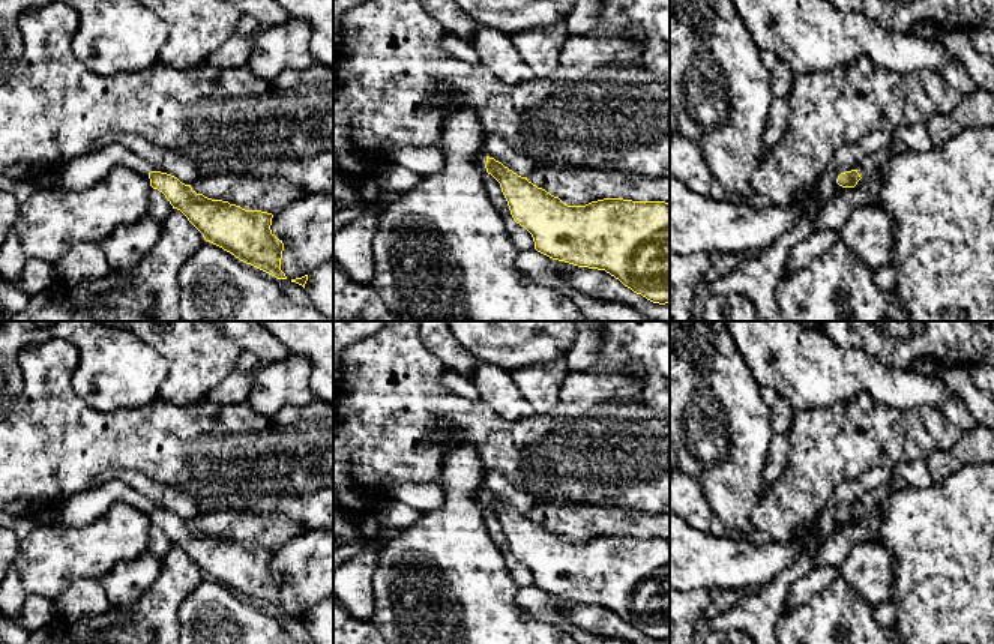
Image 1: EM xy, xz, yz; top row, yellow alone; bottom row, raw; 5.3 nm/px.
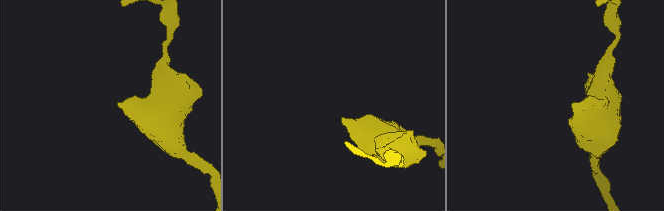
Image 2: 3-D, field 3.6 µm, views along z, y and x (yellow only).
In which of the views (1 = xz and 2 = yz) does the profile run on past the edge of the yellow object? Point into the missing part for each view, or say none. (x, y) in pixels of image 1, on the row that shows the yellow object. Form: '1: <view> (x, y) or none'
1: xz (481, 159)
2: none

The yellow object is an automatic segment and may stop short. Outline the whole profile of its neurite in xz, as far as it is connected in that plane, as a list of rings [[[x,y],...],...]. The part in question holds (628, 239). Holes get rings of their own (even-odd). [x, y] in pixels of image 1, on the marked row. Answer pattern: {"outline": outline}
{"outline": [[[476,158],[502,188],[511,215],[533,237],[535,249],[553,260],[605,270],[634,293],[659,305],[670,303],[670,204],[604,198],[586,206],[568,206],[494,158]]]}

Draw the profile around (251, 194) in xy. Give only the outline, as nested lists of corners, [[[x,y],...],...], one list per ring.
[[[215,176],[197,179],[192,191],[212,200],[228,201],[245,210],[278,213],[288,204],[311,195],[306,189],[287,180],[258,180],[251,176]]]

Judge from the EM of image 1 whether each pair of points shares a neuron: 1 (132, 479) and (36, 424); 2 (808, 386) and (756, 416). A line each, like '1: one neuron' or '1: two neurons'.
1: two neurons
2: two neurons

